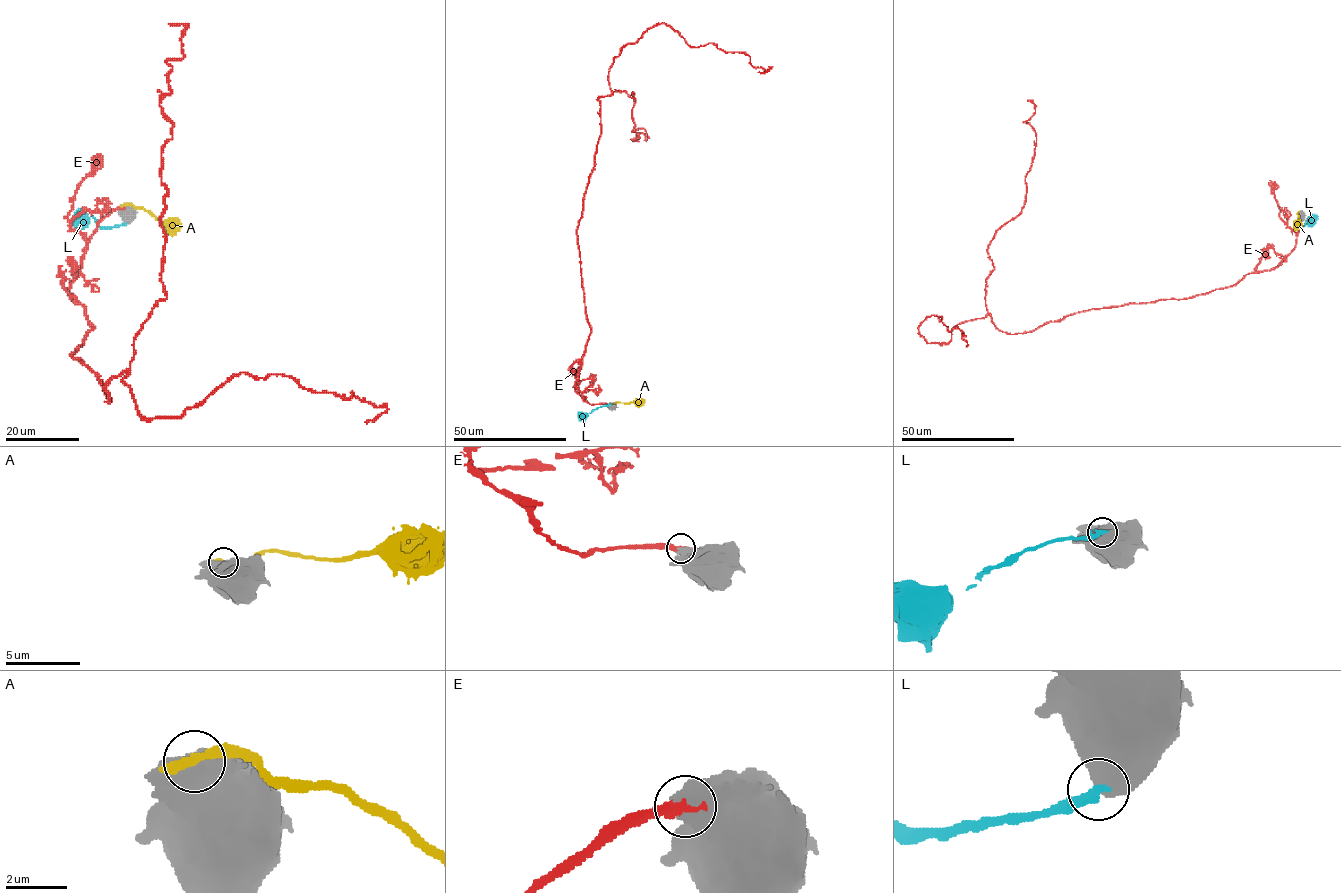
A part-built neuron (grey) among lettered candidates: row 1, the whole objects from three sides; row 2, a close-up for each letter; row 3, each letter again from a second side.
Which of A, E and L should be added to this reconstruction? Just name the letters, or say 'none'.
E

